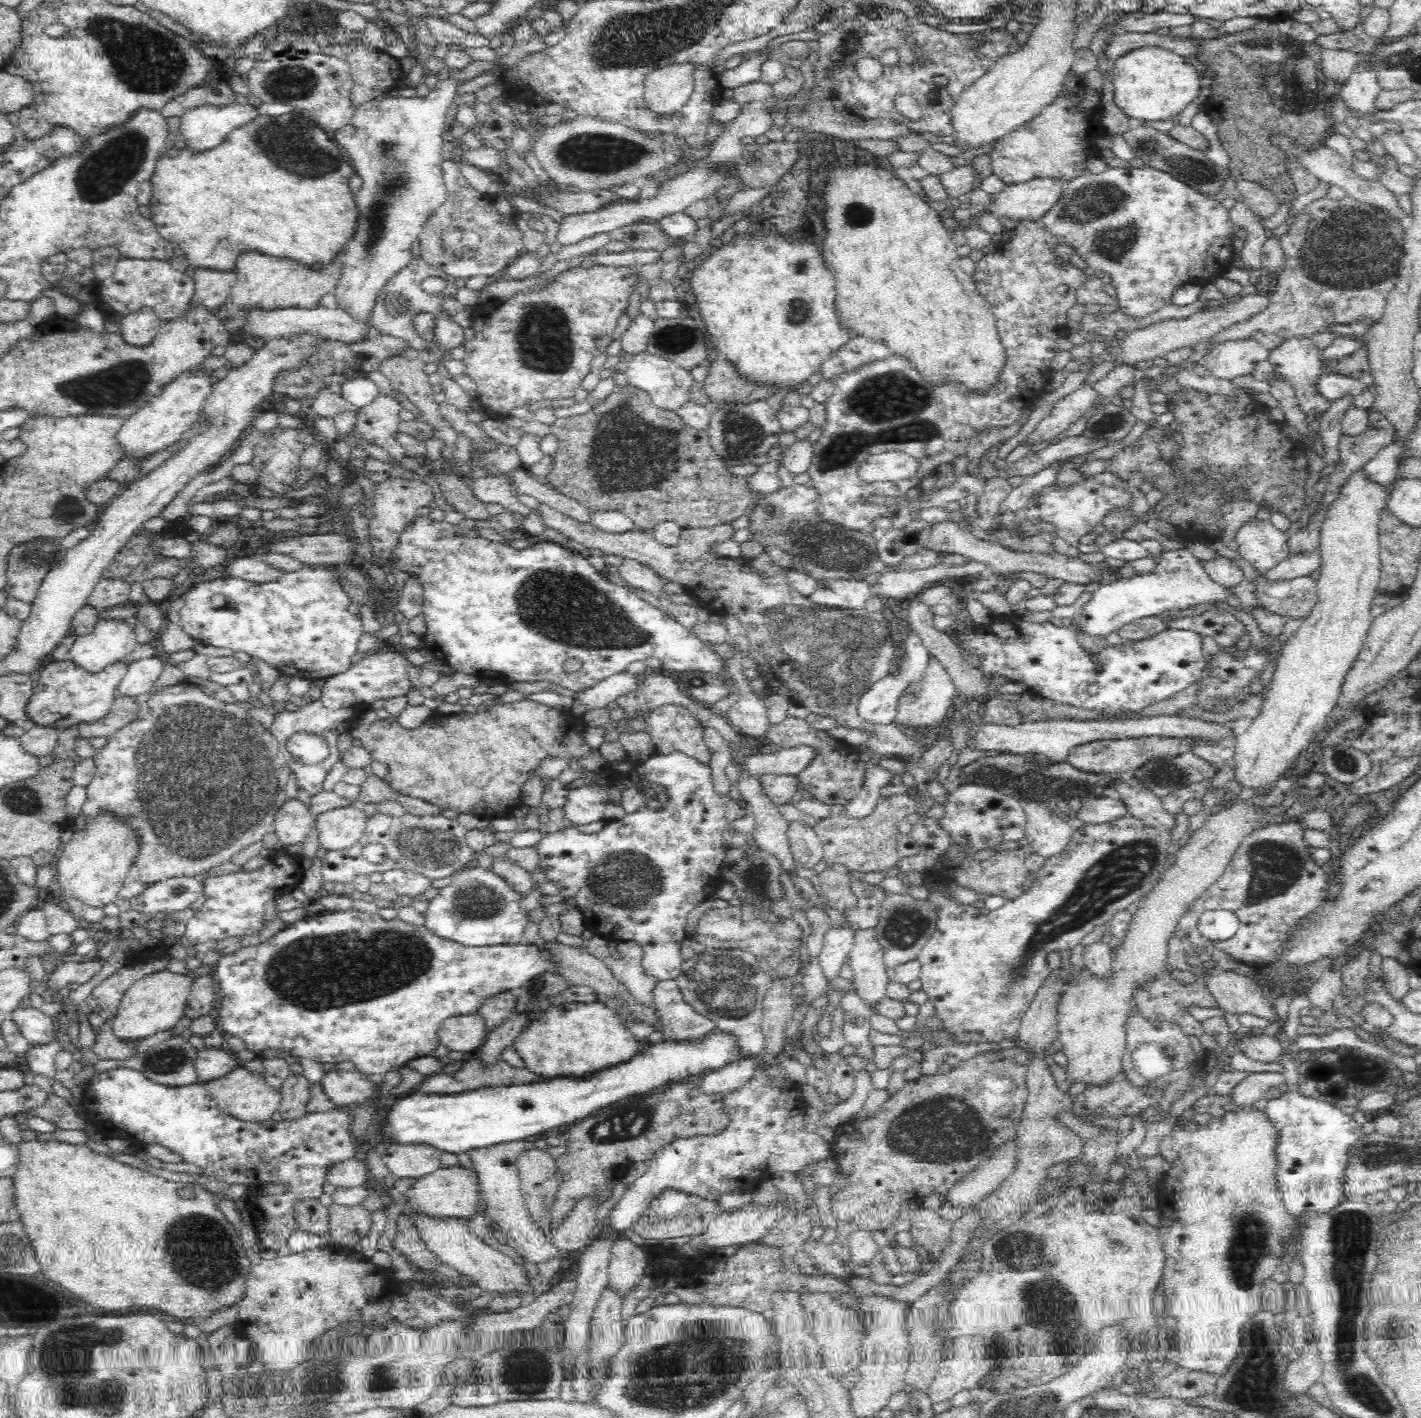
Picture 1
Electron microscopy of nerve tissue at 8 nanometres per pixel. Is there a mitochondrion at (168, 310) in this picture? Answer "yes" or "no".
no

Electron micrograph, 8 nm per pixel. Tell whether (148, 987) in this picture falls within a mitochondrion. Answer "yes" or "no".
no

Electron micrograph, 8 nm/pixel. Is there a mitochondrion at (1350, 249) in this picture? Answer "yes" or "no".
yes

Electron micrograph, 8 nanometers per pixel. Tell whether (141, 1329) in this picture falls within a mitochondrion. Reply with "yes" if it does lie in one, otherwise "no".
no

